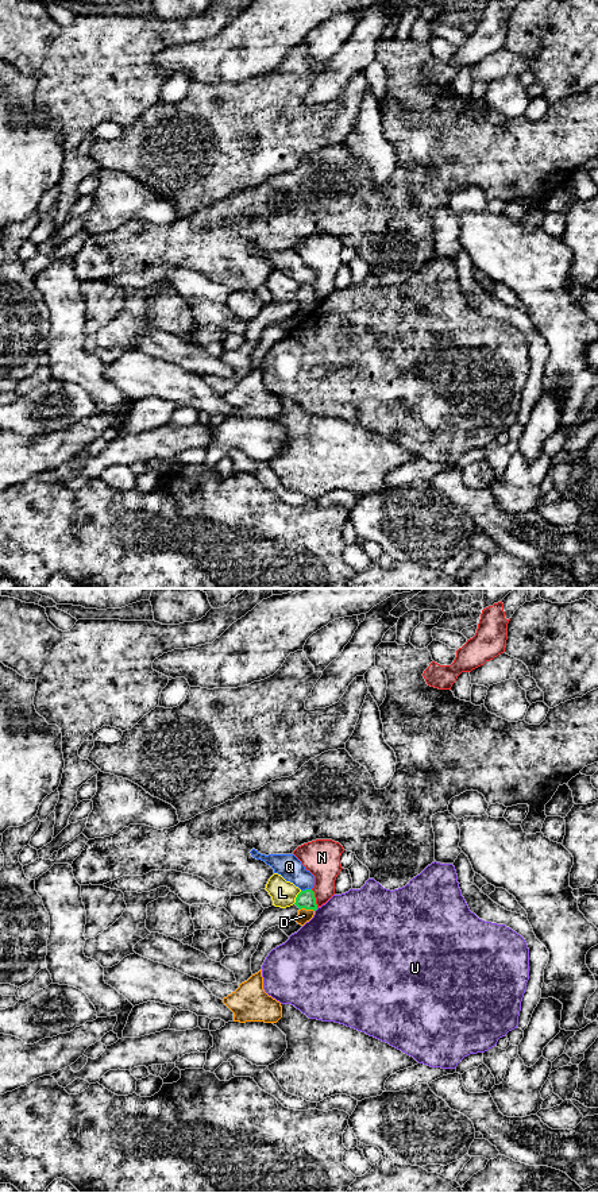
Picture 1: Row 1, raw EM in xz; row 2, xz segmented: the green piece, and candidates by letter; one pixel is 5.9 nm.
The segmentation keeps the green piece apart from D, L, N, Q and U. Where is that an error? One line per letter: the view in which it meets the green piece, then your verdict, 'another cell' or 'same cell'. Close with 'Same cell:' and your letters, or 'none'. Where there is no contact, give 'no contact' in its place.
D: xz | another cell
L: xz | another cell
N: xz | another cell
Q: xz | another cell
U: no contact | another cell
Same cell: none

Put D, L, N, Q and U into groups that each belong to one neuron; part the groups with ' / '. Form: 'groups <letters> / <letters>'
groups D / L / N / Q / U

